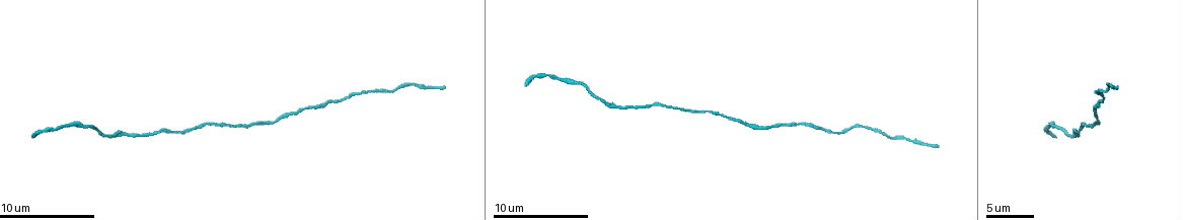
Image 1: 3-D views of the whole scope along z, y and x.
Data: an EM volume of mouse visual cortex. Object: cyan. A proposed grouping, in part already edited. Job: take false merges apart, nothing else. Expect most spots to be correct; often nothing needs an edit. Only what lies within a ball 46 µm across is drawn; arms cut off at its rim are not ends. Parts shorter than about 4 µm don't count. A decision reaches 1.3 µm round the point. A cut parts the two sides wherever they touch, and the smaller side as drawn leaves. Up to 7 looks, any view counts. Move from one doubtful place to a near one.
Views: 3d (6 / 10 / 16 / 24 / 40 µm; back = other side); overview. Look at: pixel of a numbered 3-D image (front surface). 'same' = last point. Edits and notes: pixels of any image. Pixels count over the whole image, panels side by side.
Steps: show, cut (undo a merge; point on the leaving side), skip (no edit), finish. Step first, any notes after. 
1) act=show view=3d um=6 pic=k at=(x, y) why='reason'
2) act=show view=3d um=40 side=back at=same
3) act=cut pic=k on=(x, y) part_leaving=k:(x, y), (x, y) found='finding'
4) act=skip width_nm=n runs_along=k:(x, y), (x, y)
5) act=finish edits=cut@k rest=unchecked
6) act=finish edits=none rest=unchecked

act=show view=3d um=6 pic=1 at=(328, 103) why='calibre changes'

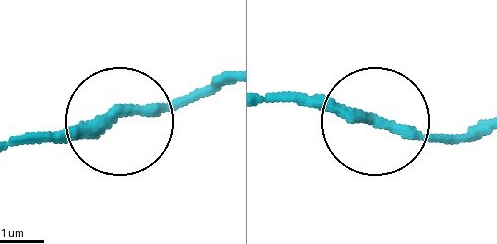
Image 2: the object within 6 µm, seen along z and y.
act=skip found='all the same cell'

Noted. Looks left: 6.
act=show view=3d um=6 pic=1 at=(90, 125) why='sudden change in width'

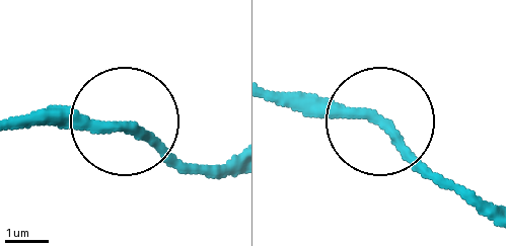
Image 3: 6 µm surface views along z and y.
act=show view=3d um=6 side=back pic=3 at=(382, 122) why='other side'

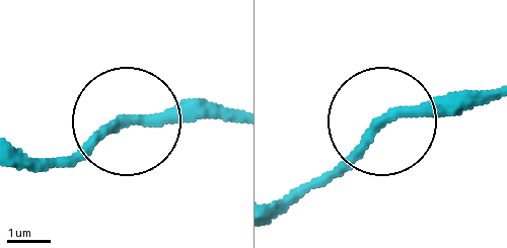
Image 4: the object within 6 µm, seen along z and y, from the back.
act=skip runs_along=4:(21, 156), (65, 156), (142, 124), (229, 112) found='one cell here'

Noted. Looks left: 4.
act=show view=3d um=16 pic=1 at=(234, 125)

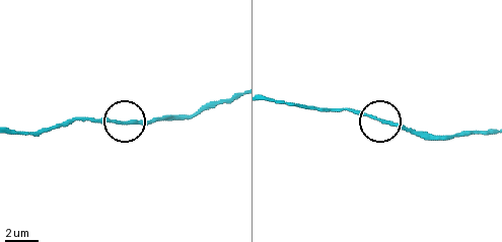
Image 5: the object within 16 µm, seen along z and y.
act=show view=3d um=6 pic=5 at=(382, 120)

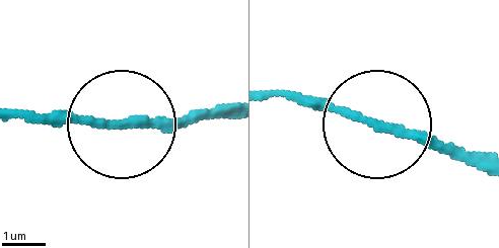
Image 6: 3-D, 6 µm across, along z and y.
act=skip side_arm_um=25 runs_along=6:(122, 118), (13, 118) found='all the same cell'

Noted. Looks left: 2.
act=finish edits=none rest=unchecked

